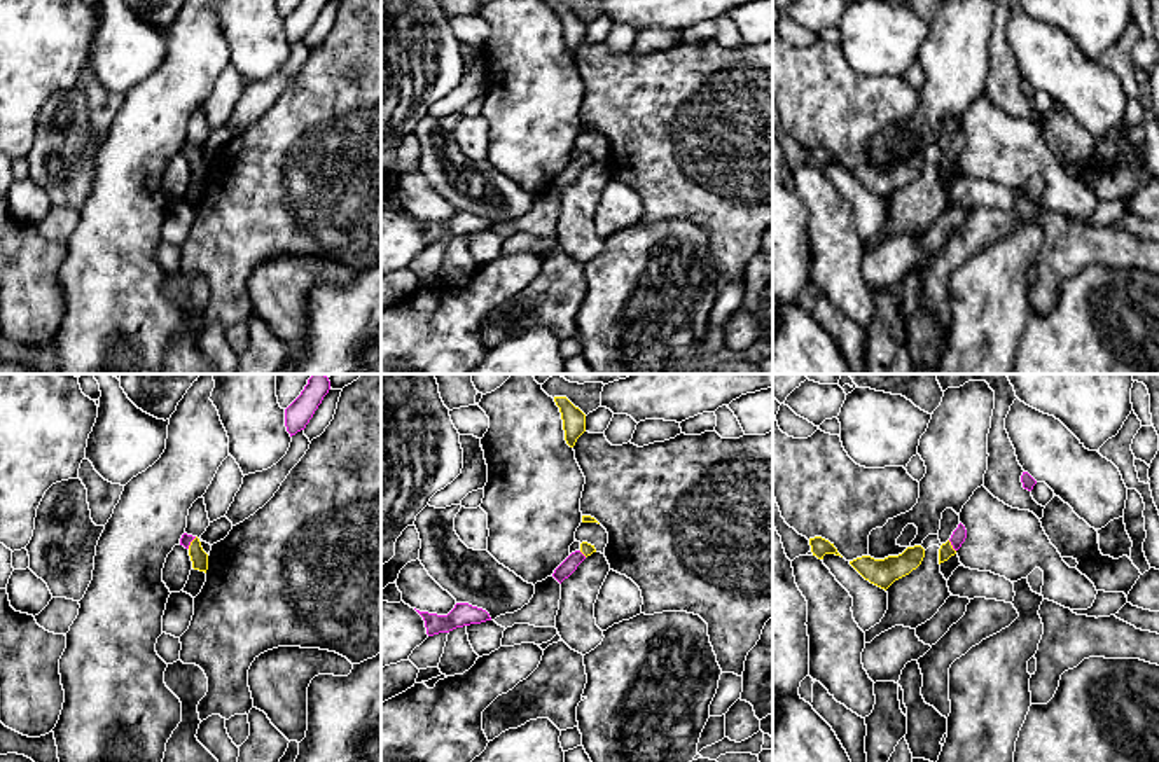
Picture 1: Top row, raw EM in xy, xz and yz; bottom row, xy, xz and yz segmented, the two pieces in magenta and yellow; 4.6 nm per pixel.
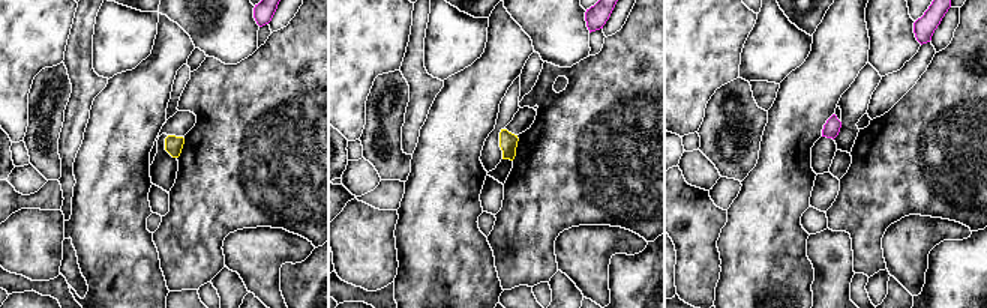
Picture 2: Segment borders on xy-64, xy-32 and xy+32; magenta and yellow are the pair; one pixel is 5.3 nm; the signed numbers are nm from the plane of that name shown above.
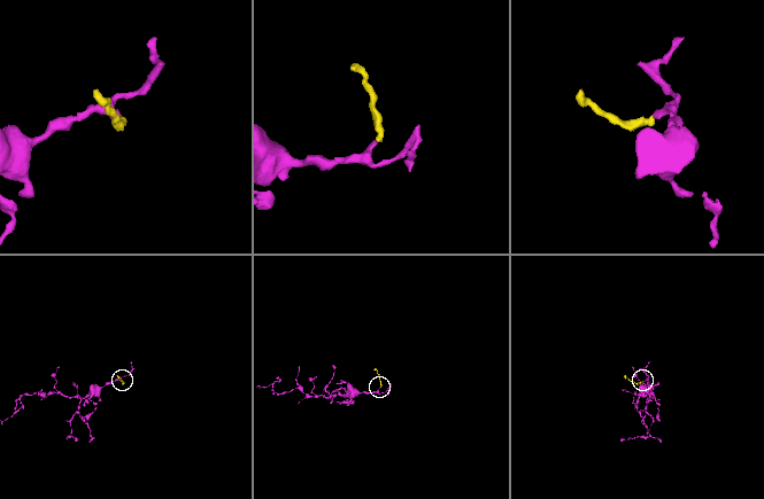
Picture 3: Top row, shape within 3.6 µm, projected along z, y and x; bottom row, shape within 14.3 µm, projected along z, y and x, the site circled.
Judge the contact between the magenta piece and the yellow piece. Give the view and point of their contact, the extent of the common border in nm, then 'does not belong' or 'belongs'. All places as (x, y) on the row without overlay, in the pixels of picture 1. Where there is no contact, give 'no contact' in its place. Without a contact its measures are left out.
yz (951, 152) | 70 nm | belongs

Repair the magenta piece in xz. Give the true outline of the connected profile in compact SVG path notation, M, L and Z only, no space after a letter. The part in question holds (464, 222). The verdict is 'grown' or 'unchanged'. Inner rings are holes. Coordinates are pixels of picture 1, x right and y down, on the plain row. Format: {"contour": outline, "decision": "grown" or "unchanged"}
{"contour": "M456 211L448 224L437 224L437 222L428 222L420 218L416 220L423 225L428 245L434 245L439 241L449 241L456 236L491 229L486 218L472 215L468 211Z", "decision": "unchanged"}

